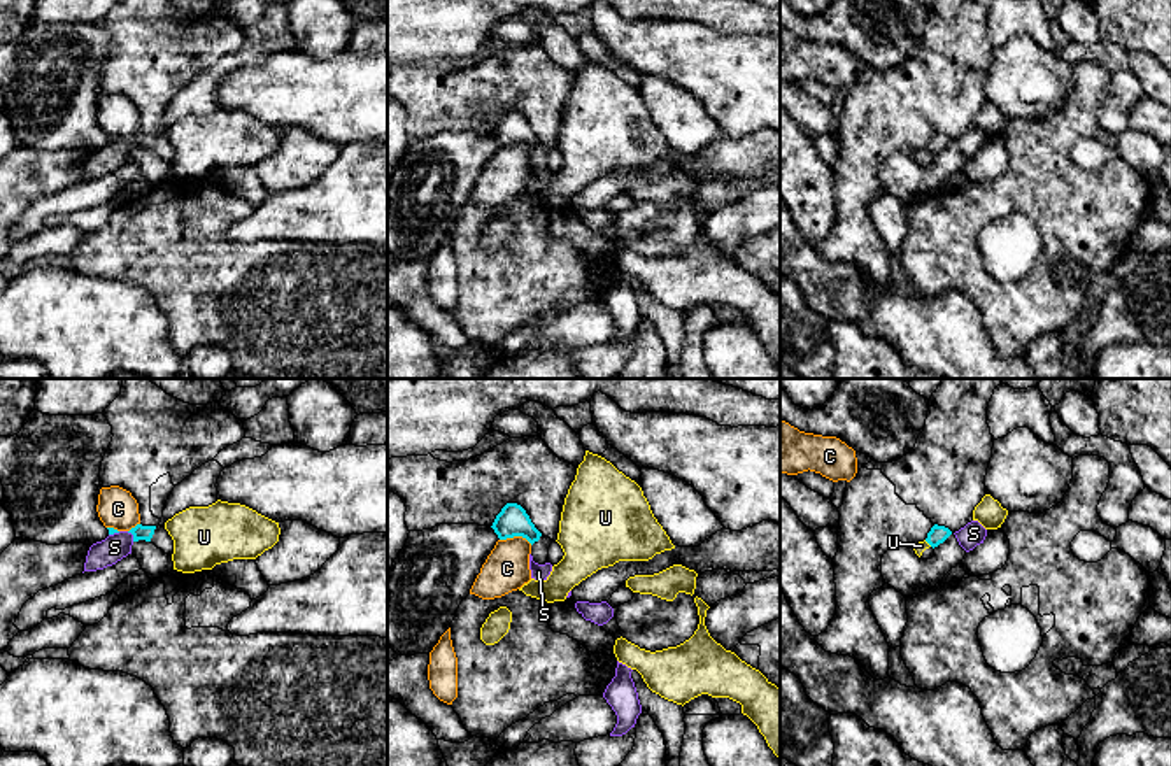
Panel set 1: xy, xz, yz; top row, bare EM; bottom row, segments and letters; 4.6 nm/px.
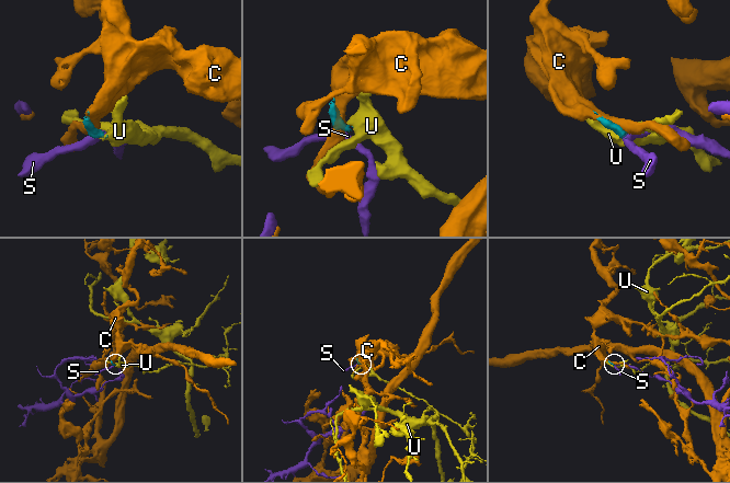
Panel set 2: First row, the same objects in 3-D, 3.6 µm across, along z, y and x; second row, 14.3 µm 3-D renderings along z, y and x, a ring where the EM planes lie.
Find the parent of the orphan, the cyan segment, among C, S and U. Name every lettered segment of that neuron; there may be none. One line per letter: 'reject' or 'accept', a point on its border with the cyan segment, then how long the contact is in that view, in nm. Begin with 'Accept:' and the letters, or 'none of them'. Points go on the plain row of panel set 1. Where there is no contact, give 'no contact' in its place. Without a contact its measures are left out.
Accept: none of them
C: reject; meets cyan in xz at (516, 142); contact 150 nm long
S: reject; meets cyan in xy at (132, 141); contact 60 nm long
U: reject; meets cyan in yz at (928, 149); contact 50 nm long

